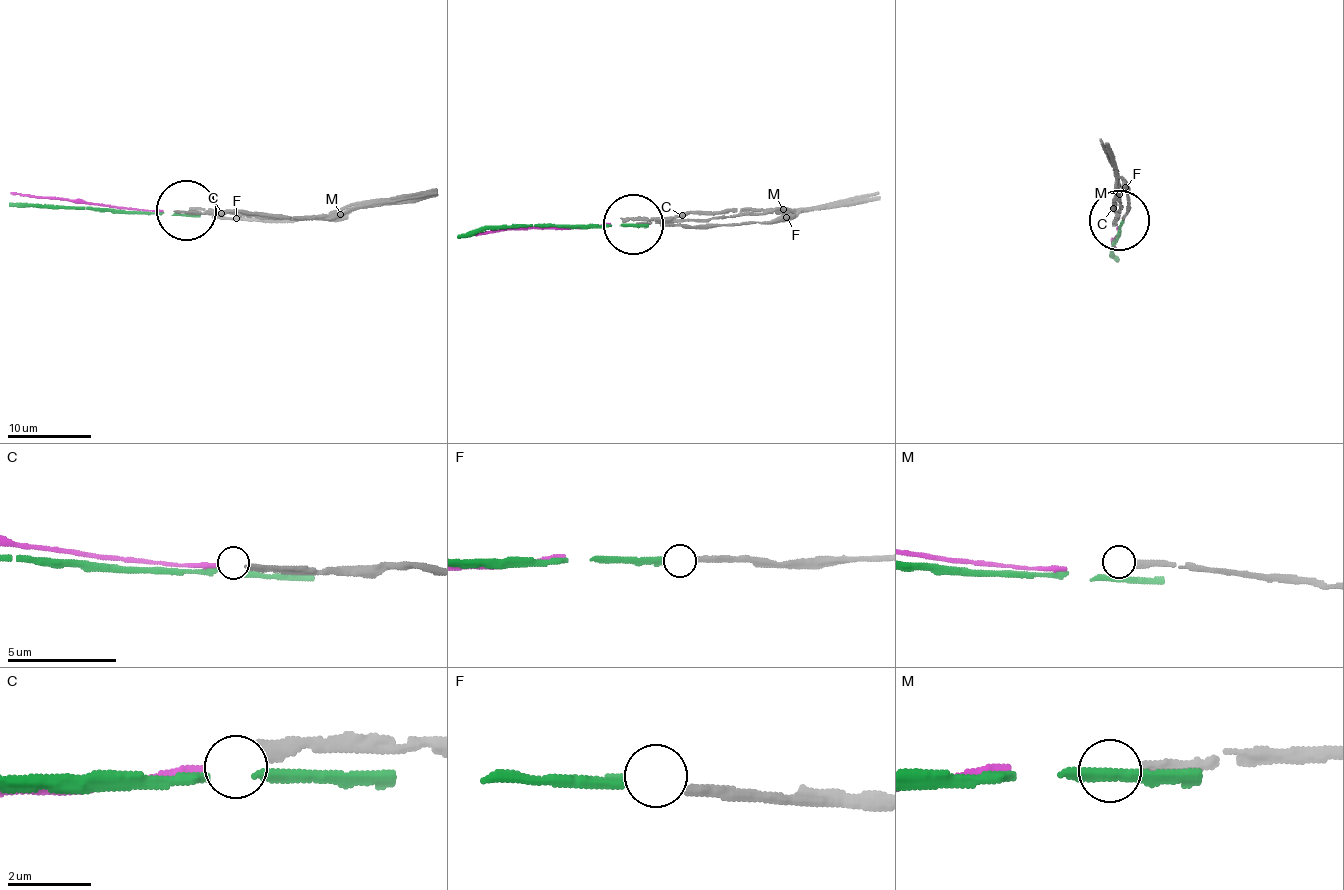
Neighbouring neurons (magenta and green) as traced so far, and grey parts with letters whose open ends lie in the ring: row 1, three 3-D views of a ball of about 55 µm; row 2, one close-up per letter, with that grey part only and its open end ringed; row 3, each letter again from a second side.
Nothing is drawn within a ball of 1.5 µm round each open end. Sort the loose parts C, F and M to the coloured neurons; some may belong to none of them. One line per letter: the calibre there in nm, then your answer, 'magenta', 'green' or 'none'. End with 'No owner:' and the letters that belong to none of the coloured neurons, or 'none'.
C: calibre 280 nm; none
F: calibre 260 nm; green
M: calibre 260 nm; none
No owner: C, M

